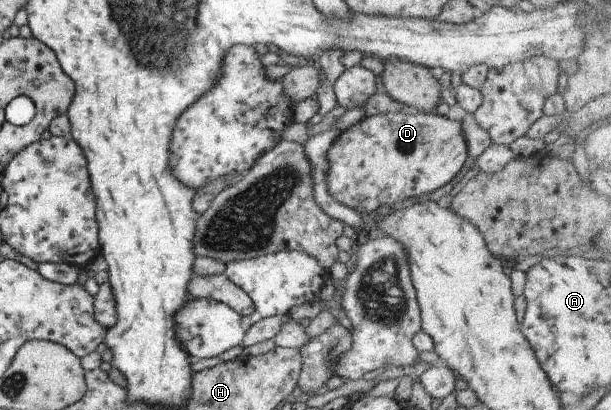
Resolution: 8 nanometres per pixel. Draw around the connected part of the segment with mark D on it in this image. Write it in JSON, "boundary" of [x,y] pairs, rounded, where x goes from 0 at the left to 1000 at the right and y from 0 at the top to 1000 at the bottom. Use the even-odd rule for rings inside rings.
{"boundary":[[[661,271],[628,273],[594,283],[584,300],[553,327],[535,368],[537,471],[556,495],[568,500],[588,524],[601,529],[640,510],[642,495],[687,480],[733,446],[759,402],[764,359],[753,293],[736,293],[707,273]]]}

